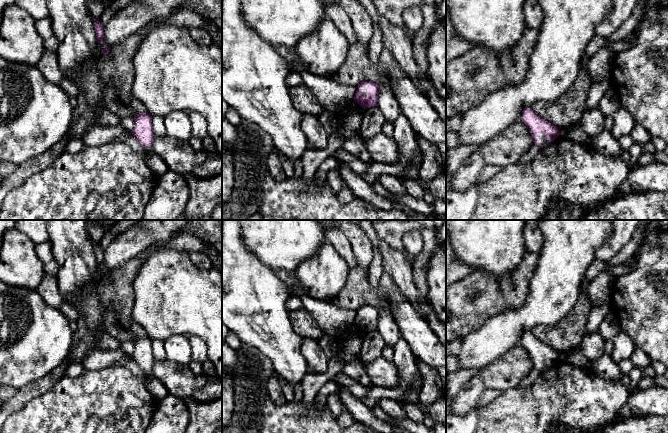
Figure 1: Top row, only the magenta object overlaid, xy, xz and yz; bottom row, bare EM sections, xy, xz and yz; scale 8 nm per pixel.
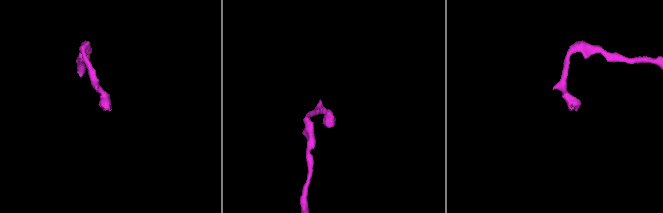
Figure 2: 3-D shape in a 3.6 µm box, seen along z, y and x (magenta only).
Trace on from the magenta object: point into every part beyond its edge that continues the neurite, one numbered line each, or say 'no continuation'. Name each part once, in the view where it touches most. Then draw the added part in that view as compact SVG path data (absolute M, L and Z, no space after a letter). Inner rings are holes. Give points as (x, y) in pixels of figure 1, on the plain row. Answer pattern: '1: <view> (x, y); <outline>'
no continuation

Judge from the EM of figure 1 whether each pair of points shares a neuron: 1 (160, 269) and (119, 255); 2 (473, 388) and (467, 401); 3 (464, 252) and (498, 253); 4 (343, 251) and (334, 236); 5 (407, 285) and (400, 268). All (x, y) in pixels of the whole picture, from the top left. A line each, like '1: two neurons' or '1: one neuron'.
1: two neurons
2: one neuron
3: one neuron
4: one neuron
5: one neuron

